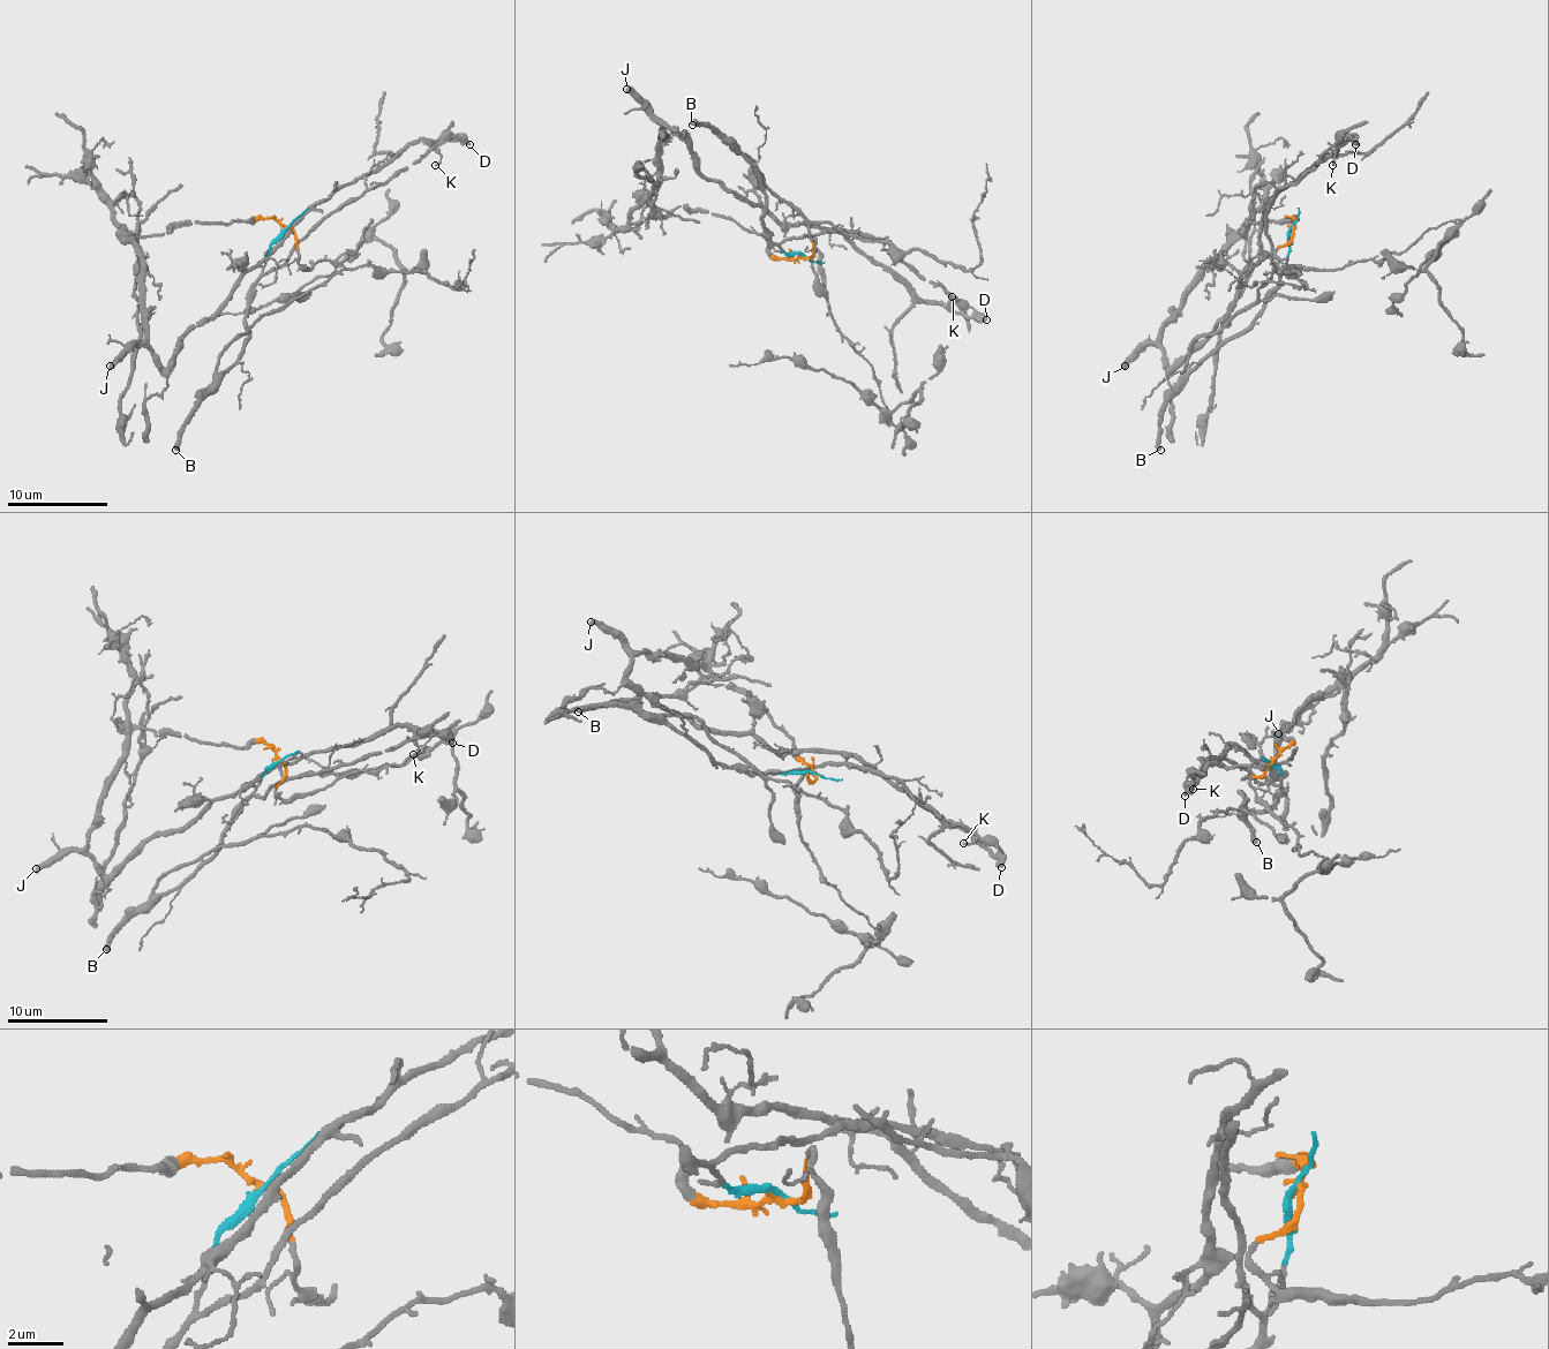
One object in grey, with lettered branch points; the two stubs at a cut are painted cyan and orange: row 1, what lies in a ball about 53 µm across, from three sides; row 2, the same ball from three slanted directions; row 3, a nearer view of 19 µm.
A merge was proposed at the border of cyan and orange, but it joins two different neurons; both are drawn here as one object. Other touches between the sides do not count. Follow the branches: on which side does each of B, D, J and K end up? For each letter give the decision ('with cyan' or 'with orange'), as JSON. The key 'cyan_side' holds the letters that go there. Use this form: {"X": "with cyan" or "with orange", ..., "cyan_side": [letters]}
{"B": "with cyan", "D": "with orange", "J": "with orange", "K": "with orange", "cyan_side": ["B"]}

